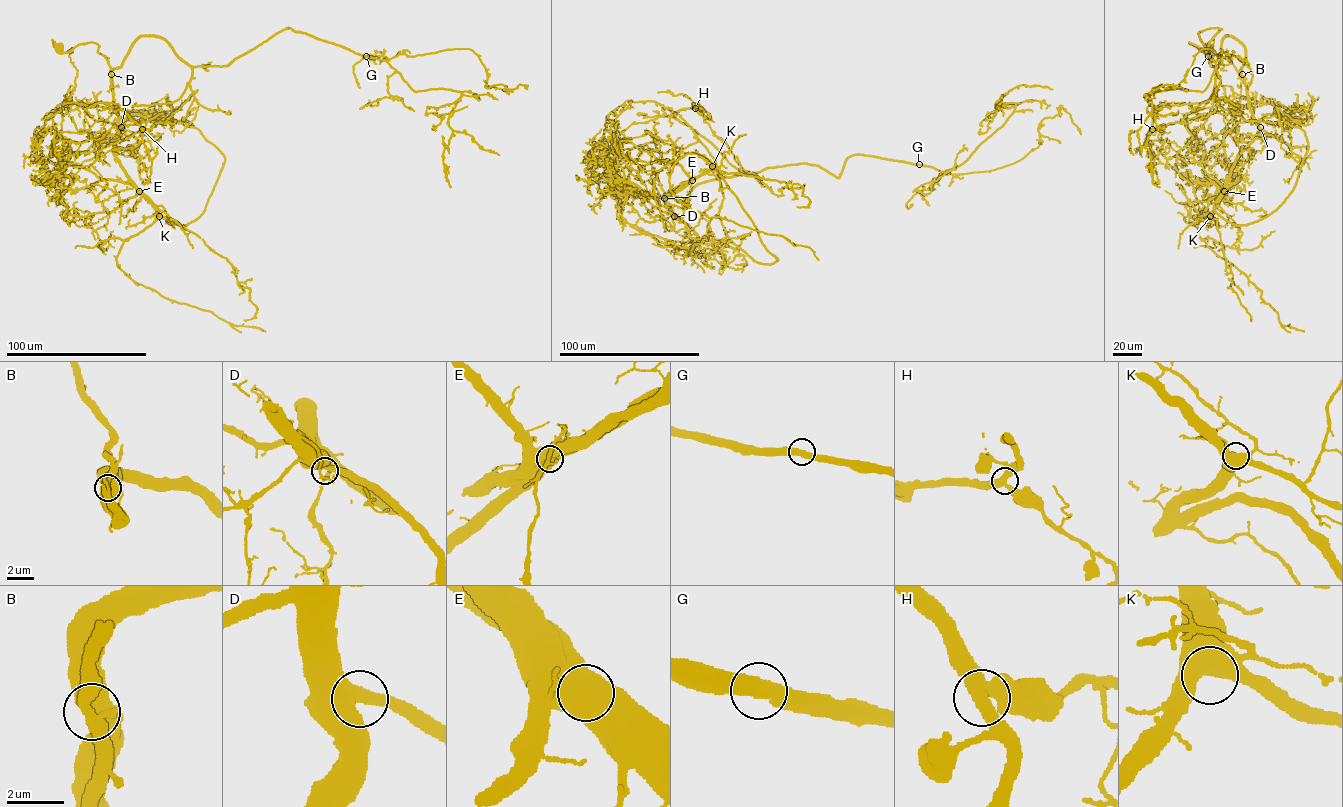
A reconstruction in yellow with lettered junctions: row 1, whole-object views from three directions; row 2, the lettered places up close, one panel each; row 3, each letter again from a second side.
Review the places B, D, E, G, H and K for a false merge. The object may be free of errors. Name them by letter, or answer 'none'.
E

